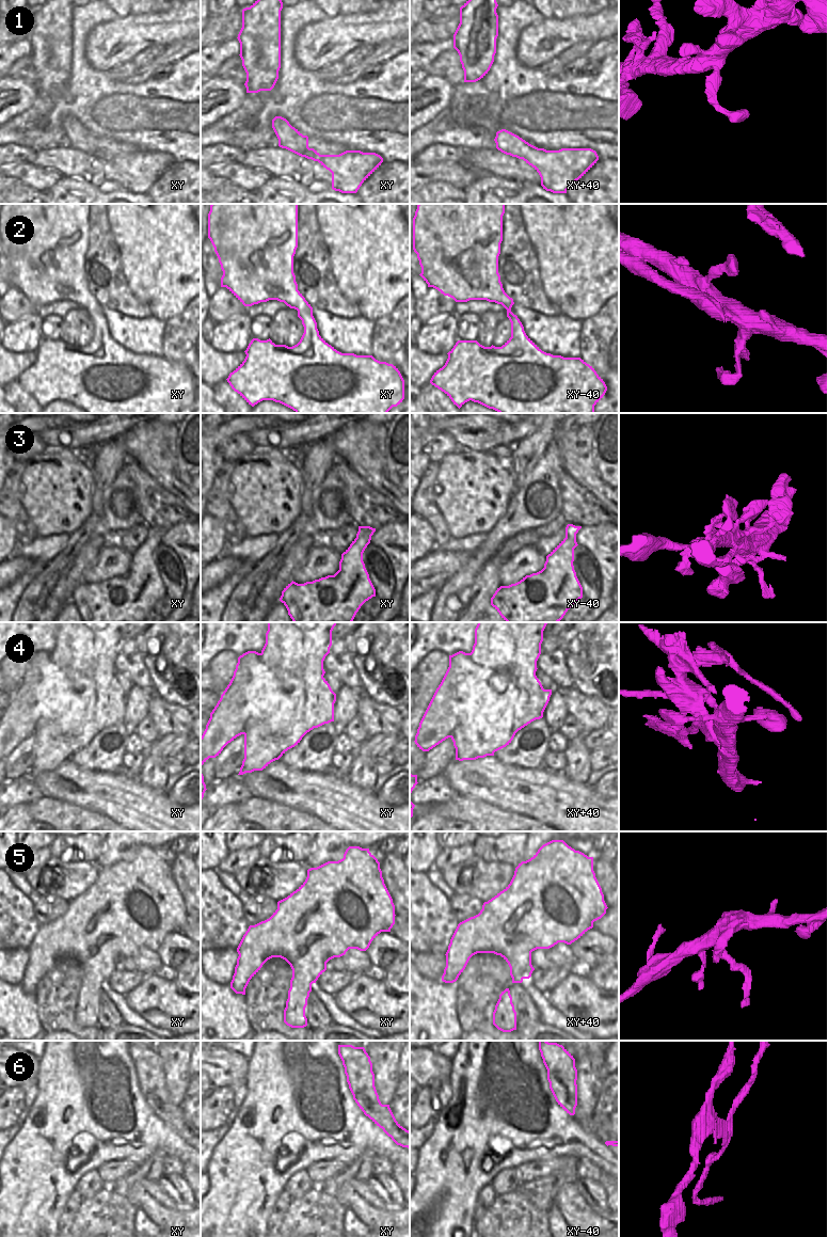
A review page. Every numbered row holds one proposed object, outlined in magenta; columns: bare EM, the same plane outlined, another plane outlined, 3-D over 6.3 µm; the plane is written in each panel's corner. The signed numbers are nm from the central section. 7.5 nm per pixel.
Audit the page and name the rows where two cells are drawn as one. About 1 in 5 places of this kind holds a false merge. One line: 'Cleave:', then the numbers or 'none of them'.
Cleave: 2, 4, 5, 6

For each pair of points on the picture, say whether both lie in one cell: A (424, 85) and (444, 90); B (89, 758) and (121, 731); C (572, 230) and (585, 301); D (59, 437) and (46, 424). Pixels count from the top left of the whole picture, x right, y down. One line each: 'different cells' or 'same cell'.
A: same cell
B: same cell
C: same cell
D: different cells

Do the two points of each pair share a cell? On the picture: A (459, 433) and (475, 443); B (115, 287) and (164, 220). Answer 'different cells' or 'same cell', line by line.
A: same cell
B: different cells

